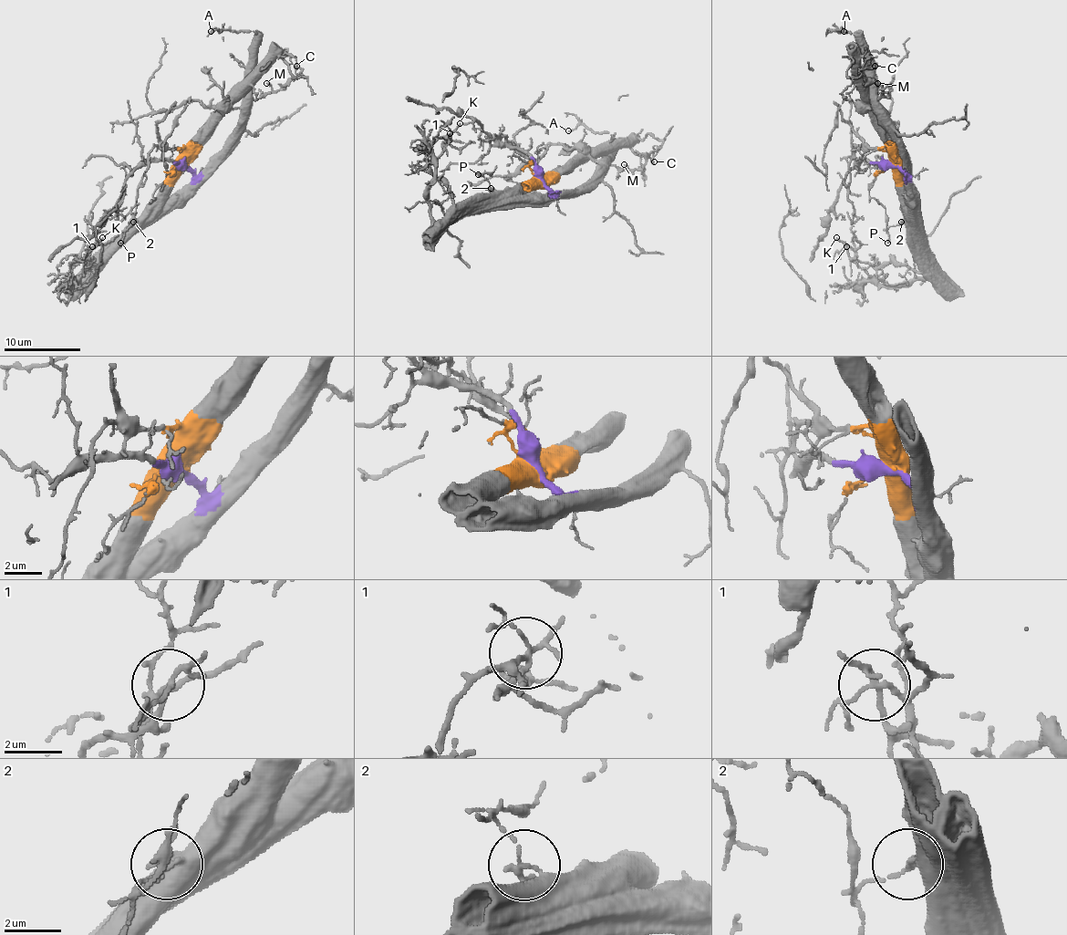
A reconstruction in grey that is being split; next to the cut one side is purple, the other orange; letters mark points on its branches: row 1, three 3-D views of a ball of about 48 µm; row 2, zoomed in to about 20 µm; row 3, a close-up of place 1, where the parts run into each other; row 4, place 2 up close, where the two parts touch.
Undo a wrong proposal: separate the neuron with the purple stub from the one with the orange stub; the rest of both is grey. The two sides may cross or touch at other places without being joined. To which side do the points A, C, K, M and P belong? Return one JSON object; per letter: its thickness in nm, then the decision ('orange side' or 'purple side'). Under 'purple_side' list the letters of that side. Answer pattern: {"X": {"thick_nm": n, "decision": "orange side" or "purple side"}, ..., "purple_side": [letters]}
{"A": {"thick_nm": 100, "decision": "purple side"}, "C": {"thick_nm": 120, "decision": "purple side"}, "K": {"thick_nm": 130, "decision": "orange side"}, "M": {"thick_nm": 140, "decision": "purple side"}, "P": {"thick_nm": 120, "decision": "orange side"}, "purple_side": ["A", "C", "M"]}

